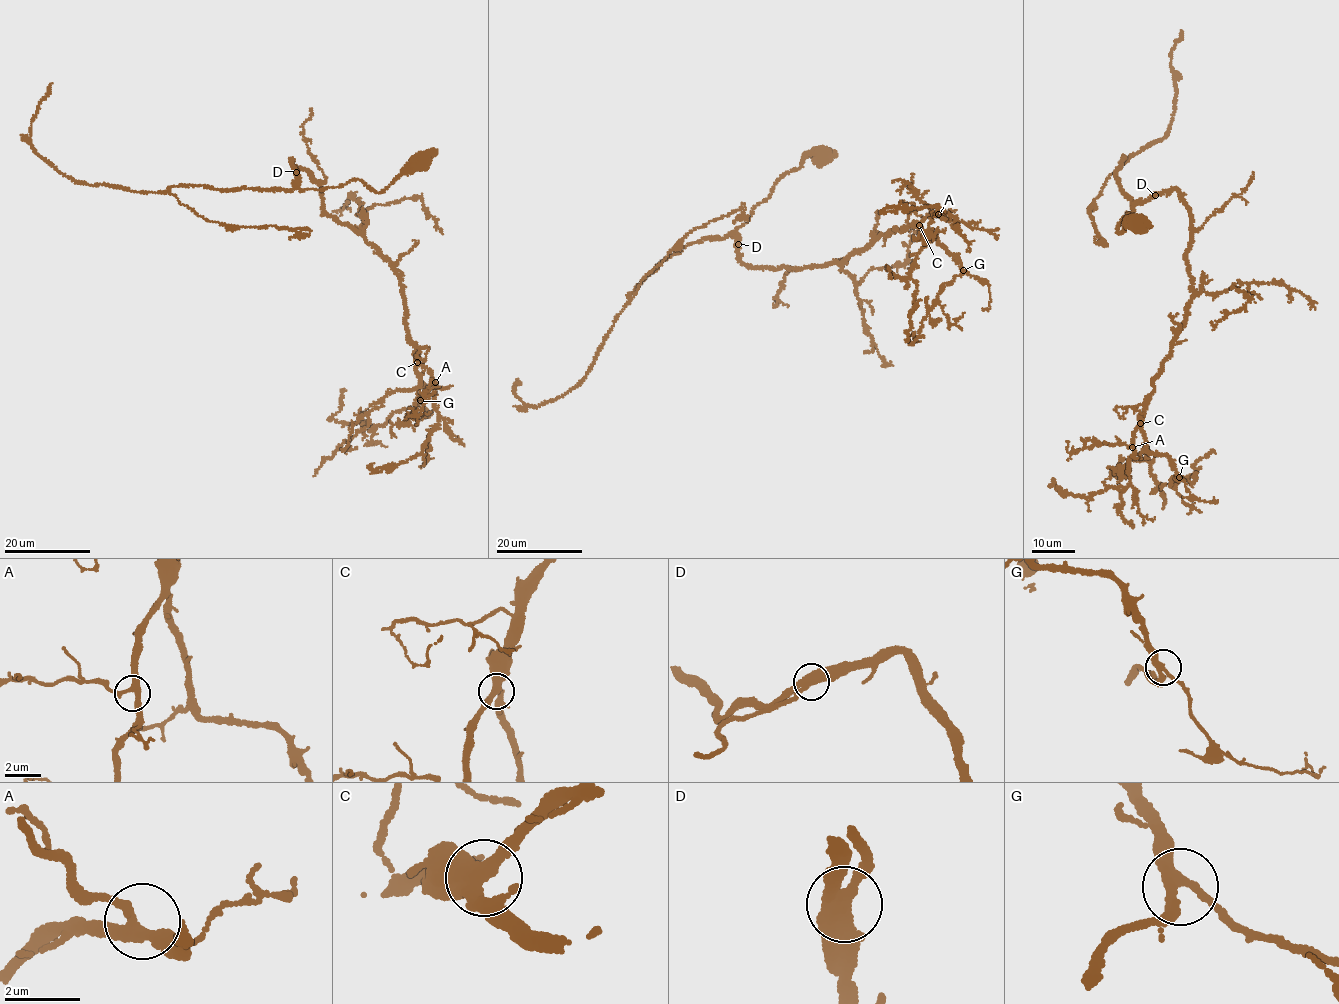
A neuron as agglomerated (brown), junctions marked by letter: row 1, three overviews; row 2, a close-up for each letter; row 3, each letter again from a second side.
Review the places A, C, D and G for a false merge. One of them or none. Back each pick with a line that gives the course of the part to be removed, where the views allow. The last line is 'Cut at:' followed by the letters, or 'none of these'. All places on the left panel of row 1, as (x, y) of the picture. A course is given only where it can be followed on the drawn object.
Cut at: none of these

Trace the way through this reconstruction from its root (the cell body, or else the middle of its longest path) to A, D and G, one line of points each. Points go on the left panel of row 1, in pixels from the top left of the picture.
A: (420, 161), (377, 192), (354, 179), (301, 189), (290, 163), (389, 263), (435, 382)
D: (420, 161), (418, 168), (400, 174), (377, 192), (354, 179), (322, 190), (301, 189), (296, 172)
G: (420, 161), (377, 192), (354, 179), (301, 189), (290, 163), (400, 279), (420, 400)

